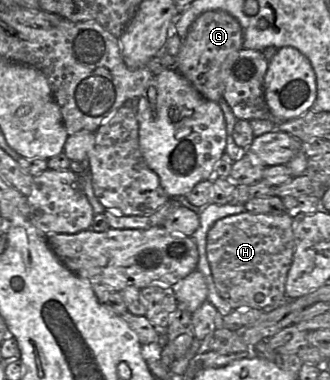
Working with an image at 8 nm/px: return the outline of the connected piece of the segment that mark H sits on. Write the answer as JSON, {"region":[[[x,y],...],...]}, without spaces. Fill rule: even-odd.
{"region":[[[250,213],[230,215],[215,222],[206,240],[206,255],[215,287],[232,310],[250,307],[270,311],[280,307],[286,296],[285,283],[293,260],[295,238],[291,213],[281,215]]]}

